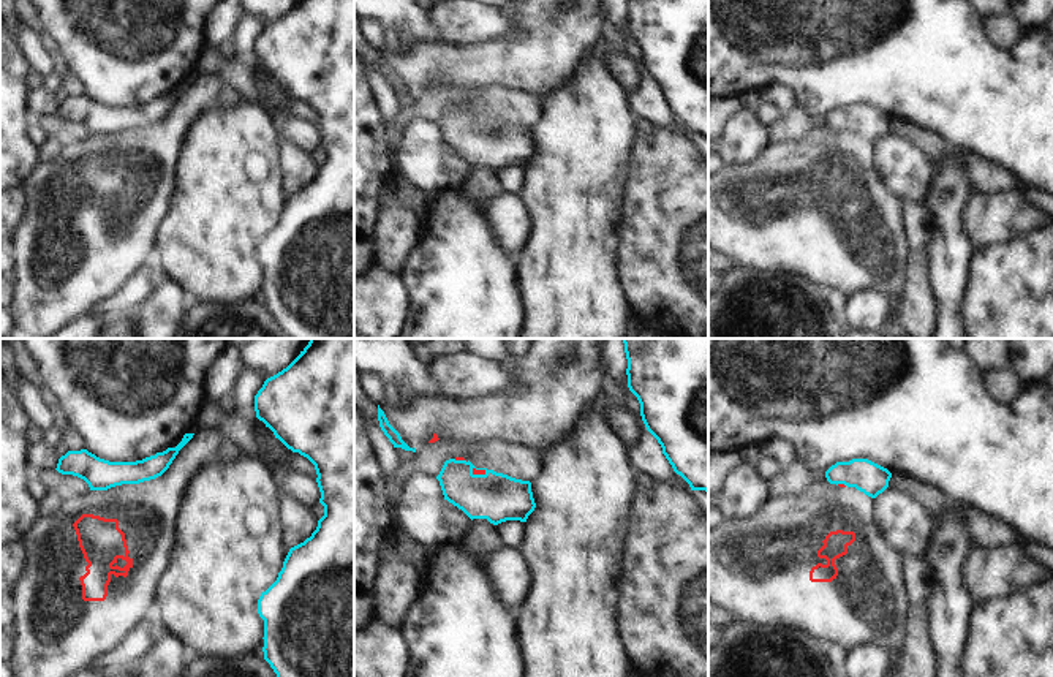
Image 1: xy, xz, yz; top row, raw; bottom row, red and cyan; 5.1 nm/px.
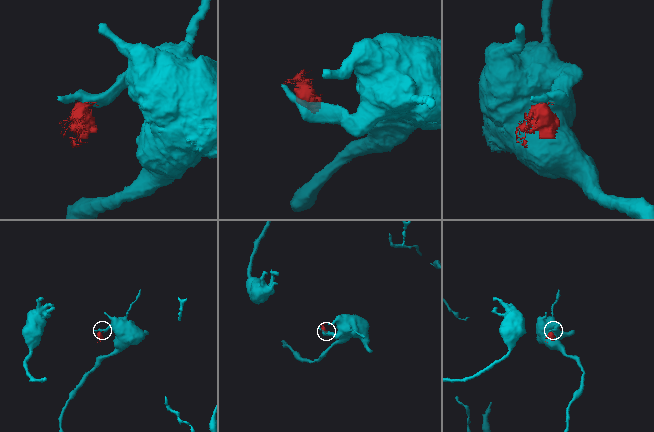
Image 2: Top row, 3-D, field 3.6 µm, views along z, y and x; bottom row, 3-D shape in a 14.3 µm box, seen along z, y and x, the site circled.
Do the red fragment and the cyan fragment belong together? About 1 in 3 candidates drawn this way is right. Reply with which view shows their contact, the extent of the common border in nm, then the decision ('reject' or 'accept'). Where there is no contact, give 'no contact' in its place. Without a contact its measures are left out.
xz | 80 nm | reject

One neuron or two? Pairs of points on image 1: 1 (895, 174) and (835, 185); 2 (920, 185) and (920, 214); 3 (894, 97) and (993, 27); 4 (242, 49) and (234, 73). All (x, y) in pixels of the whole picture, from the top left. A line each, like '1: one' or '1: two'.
1: two
2: two
3: two
4: two

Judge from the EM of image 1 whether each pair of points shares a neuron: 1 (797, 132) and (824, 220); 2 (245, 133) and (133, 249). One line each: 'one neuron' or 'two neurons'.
1: two neurons
2: two neurons

